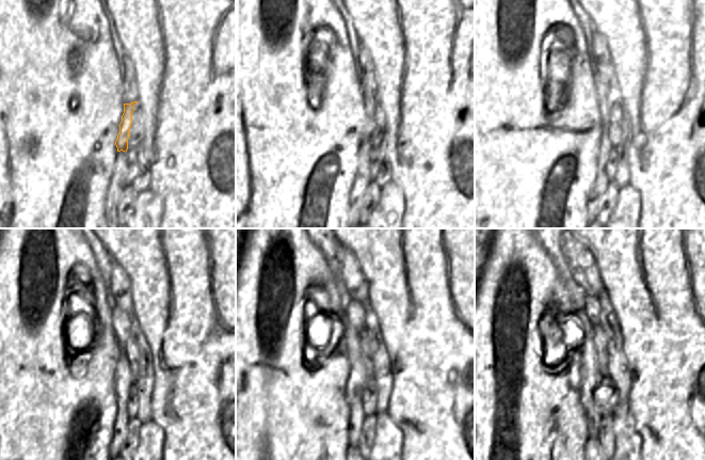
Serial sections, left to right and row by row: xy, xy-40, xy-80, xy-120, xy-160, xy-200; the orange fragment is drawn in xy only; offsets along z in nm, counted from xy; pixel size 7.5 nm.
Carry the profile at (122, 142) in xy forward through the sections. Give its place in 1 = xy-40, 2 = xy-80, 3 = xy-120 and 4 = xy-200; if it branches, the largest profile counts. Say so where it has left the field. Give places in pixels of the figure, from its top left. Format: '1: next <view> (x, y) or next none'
1: next xy-40 (369, 100)
2: next xy-80 (605, 91)
3: next xy-120 (122, 321)
4: next xy-200 (591, 302)

